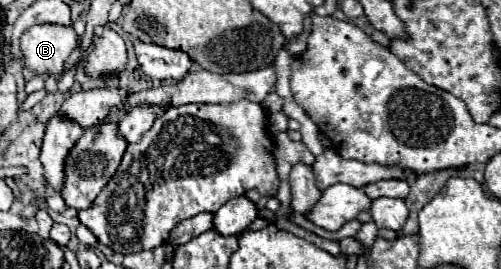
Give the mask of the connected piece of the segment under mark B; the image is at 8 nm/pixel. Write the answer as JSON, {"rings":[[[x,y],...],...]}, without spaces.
{"rings":[[[32,25],[20,37],[24,65],[38,75],[58,75],[76,47],[76,31],[64,25]]]}

